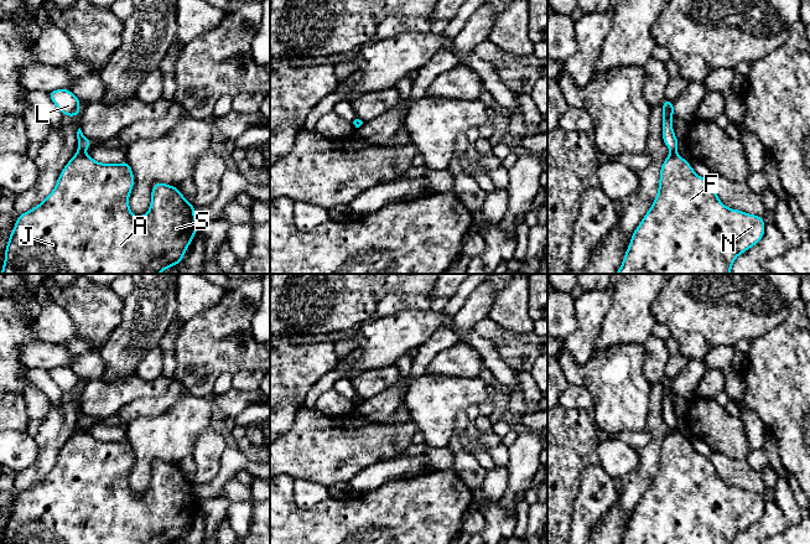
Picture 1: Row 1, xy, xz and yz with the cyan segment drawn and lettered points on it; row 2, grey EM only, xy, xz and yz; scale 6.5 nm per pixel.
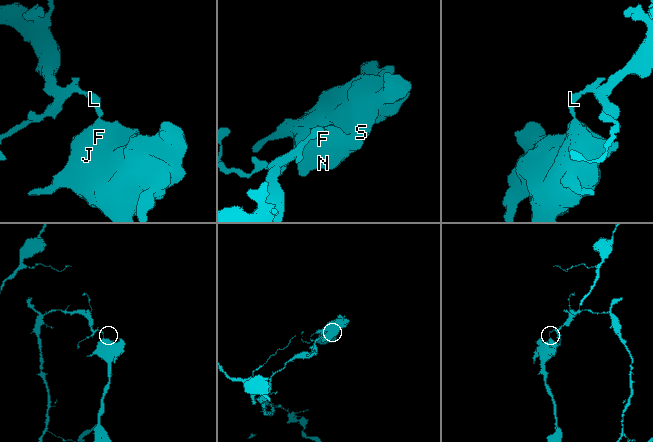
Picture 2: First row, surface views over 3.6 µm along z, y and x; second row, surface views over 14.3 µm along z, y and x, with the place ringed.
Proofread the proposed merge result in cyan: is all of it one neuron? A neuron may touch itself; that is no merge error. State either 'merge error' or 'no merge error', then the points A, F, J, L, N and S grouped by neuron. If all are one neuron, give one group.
merge error; groups A F J N S / L

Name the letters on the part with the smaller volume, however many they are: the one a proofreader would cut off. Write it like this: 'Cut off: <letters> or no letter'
Cut off: L

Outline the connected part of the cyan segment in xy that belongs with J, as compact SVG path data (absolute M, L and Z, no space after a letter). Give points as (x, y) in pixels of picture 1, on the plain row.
M77 429L62 447L53 468L36 485L17 493L5 527L4 544L173 544L178 543L198 508L194 483L175 463L154 461L149 489L135 494L129 485L134 451L124 439L100 441Z

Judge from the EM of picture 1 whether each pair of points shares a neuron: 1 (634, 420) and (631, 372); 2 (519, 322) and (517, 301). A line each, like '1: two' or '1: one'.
1: one
2: one

